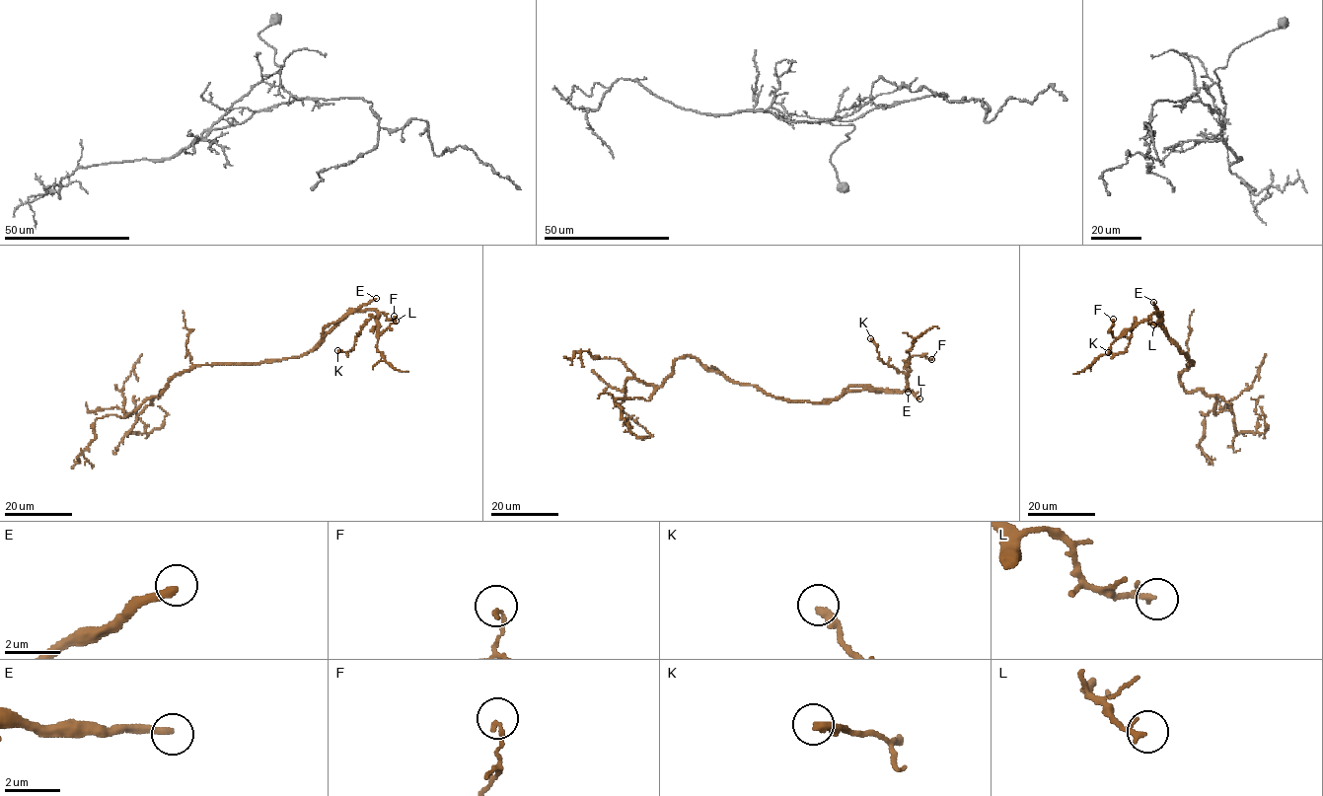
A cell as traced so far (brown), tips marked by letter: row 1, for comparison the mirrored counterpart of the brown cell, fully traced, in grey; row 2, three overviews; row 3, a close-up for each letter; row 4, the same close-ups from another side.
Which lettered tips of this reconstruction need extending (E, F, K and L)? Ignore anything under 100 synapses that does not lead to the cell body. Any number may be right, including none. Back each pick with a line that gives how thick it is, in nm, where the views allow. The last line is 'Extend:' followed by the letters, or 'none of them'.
E: 260 nm
Extend: E

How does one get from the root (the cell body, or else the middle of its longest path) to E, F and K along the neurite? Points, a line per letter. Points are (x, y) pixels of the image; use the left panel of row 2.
E: (247, 364), (307, 354), (348, 314), (376, 298)
F: (247, 364), (307, 354), (351, 312), (375, 310), (378, 334), (394, 322), (394, 316)
K: (247, 364), (301, 357), (348, 314), (375, 310), (378, 318), (362, 327), (354, 346), (337, 350)

